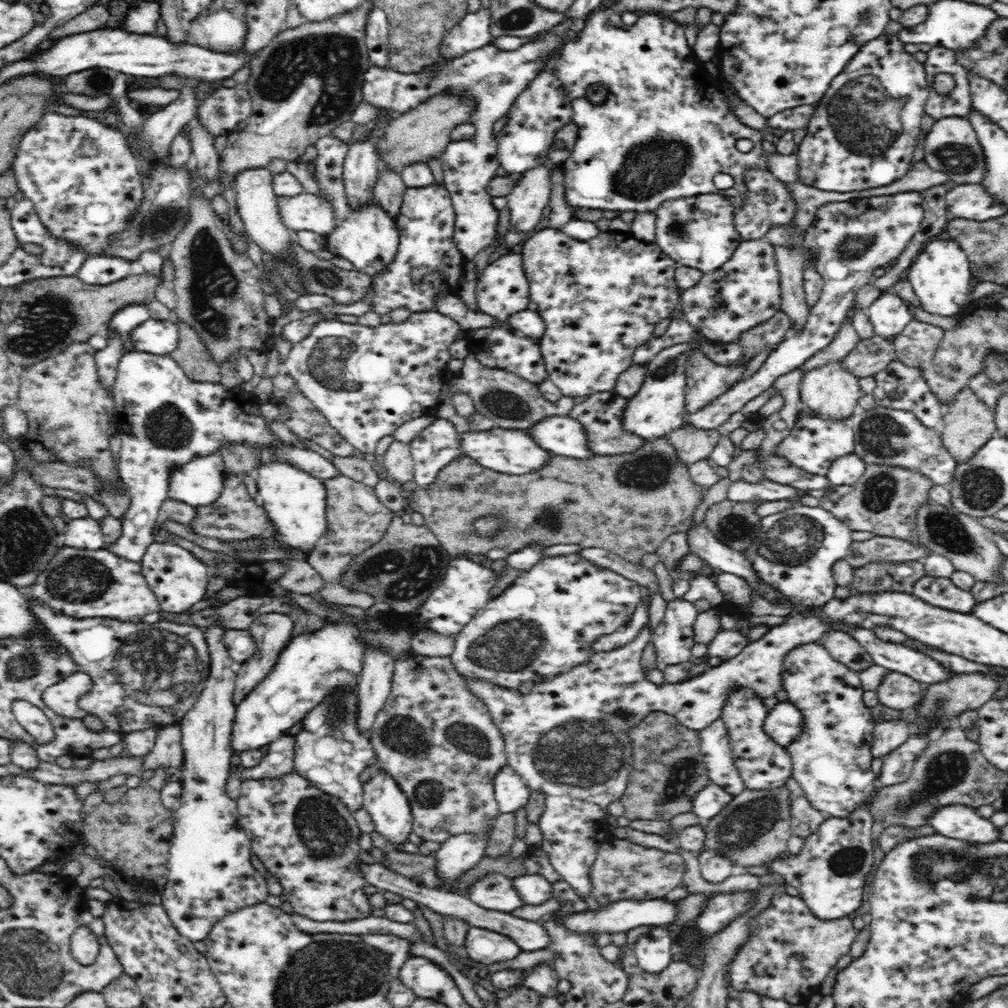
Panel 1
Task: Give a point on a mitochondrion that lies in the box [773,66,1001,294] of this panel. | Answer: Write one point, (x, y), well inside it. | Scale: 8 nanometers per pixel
(867, 114)

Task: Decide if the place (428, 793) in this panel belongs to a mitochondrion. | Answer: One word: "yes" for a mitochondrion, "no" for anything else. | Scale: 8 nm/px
yes

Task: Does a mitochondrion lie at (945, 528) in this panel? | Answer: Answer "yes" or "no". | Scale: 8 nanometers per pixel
yes

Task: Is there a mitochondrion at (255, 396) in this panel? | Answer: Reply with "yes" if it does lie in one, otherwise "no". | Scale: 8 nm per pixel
no

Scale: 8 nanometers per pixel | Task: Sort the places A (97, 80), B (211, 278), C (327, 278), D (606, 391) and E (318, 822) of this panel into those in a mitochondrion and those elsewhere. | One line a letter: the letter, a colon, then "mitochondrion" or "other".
A: mitochondrion
B: mitochondrion
C: mitochondrion
D: other
E: mitochondrion

